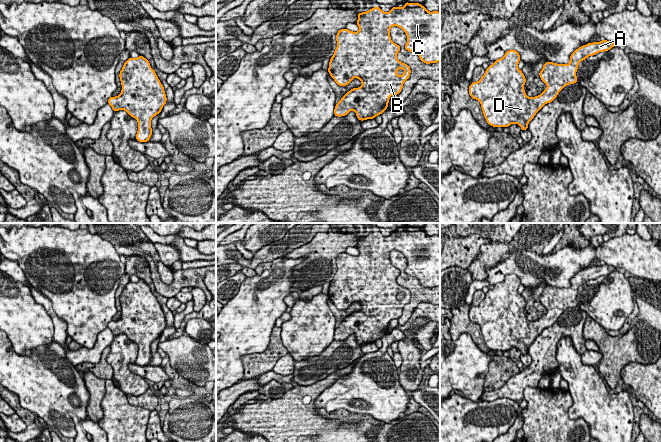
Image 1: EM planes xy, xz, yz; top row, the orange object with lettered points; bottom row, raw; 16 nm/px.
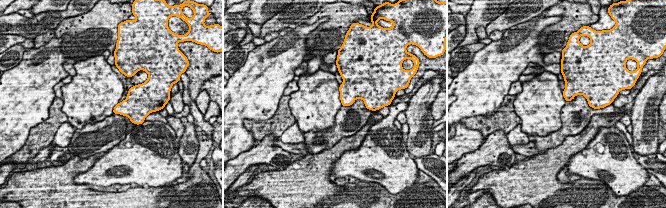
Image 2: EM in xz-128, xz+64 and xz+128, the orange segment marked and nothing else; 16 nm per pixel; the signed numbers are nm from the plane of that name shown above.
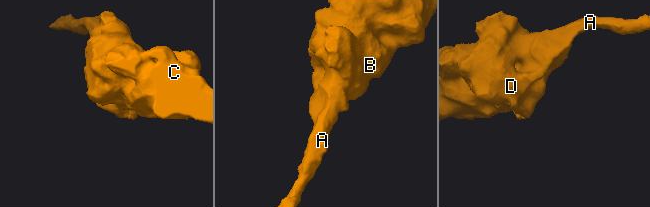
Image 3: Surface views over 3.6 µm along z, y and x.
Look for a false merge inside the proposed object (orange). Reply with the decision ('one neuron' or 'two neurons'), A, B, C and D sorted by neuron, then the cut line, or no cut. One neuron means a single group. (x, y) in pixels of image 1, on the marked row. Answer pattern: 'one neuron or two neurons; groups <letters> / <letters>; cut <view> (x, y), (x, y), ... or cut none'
one neuron; groups A B C D; cut none

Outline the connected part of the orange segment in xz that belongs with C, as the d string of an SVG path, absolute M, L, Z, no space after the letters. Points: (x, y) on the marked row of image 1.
M406 2L403 7L392 7L389 12L374 7L357 13L357 16L357 32L346 28L338 31L337 47L330 58L328 72L340 86L348 85L354 78L361 81L361 87L348 91L335 105L334 116L345 116L354 110L357 119L363 121L373 119L387 110L389 98L398 95L410 77L410 67L397 59L401 47L391 40L390 28L397 26L406 33L404 48L417 54L423 63L437 63L440 62L440 12L429 12L420 3Z

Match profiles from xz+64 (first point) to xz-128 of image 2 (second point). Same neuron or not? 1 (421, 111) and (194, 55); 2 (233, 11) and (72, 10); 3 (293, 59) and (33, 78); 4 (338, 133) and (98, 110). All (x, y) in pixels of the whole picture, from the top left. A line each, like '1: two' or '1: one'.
1: two
2: one
3: one
4: two

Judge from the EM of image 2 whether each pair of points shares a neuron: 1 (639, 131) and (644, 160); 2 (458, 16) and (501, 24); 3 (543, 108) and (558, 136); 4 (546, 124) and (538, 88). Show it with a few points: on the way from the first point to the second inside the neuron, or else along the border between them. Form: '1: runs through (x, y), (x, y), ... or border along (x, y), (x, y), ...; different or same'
1: border along (632, 134), (632, 148), (637, 153), (655, 153); different
2: runs through (469, 16), (490, 16); same
3: border along (562, 108), (558, 129), (532, 135); different
4: runs through (541, 115), (540, 97); same

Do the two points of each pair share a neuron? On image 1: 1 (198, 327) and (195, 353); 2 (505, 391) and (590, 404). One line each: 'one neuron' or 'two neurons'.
1: one neuron
2: two neurons

